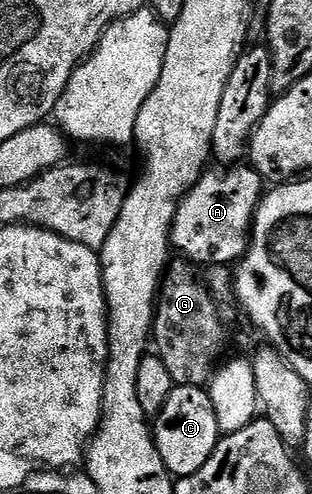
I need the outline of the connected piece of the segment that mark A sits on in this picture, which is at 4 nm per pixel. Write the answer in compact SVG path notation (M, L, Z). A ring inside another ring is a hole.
M244 163L231 167L212 167L198 179L198 183L176 207L172 224L171 248L181 258L203 265L235 266L248 253L252 239L252 223L256 220L266 182L257 169Z

